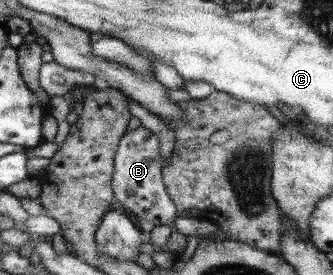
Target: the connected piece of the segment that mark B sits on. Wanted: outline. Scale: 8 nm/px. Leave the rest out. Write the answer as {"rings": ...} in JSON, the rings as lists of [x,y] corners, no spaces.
{"rings":[[[140,125],[128,130],[120,140],[114,156],[114,173],[111,186],[115,198],[119,200],[137,221],[151,220],[155,225],[172,225],[176,216],[176,206],[165,189],[162,179],[162,161],[159,155],[159,138],[149,128]]]}

